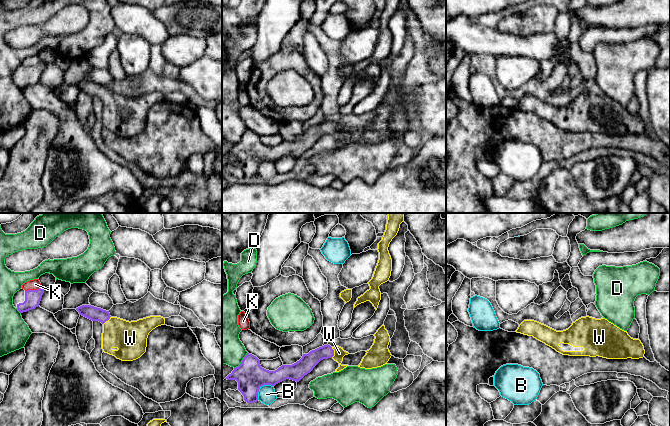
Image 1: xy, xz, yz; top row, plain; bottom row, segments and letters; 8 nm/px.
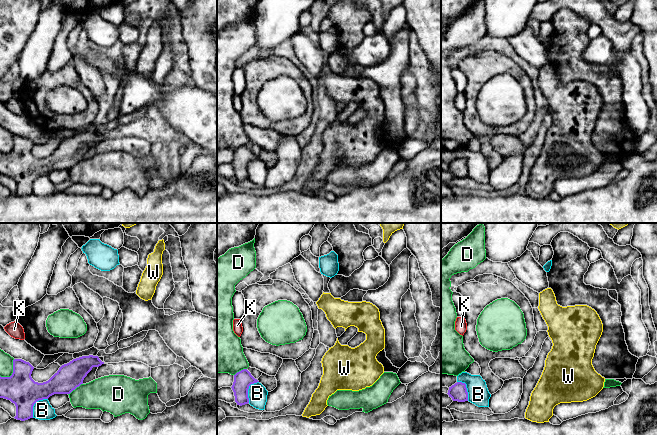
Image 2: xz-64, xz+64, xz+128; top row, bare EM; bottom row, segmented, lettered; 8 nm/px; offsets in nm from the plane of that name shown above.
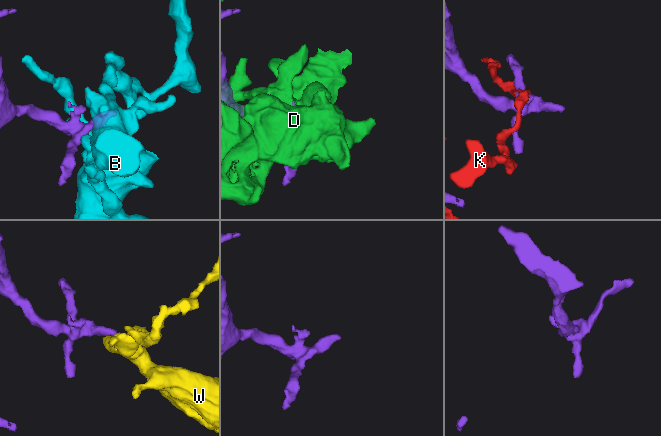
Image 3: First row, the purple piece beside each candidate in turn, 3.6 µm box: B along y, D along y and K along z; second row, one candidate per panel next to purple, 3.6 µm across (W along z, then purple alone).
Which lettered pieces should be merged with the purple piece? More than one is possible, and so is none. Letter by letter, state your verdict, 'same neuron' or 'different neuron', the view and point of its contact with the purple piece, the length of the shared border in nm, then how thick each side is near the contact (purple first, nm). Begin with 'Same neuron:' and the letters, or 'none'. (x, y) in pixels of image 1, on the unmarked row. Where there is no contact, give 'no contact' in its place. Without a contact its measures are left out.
Same neuron: W
B: different neuron | xz (261, 162) | 180 nm | 220/140 nm
D: different neuron | xz (242, 137) | 170 nm | 220/280 nm
K: different neuron | xy (33, 66) | 140 nm | 130/90 nm
W: same neuron | xz (333, 128) | 90 nm | 140/90 nm

